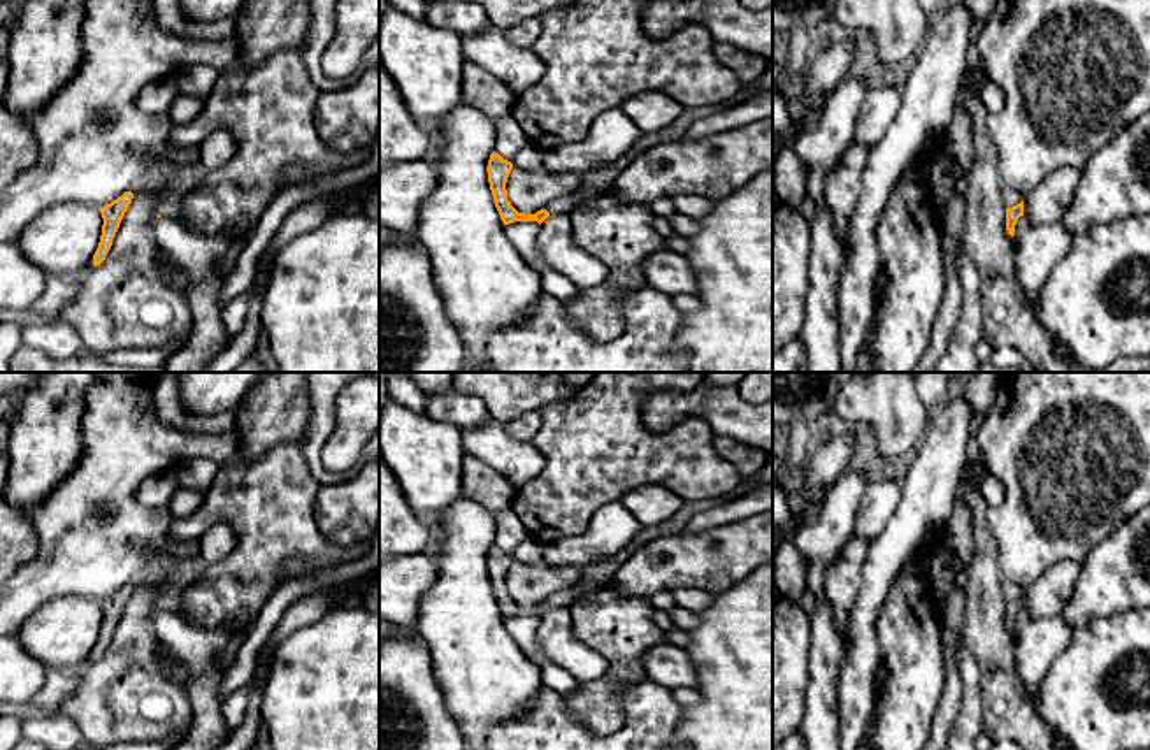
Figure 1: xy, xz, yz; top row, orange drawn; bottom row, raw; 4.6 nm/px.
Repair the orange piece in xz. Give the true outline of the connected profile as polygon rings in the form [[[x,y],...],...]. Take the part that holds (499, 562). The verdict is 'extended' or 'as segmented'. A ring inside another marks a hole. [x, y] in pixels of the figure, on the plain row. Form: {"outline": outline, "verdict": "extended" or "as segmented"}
{"outline": [[[495,544],[490,548],[488,560],[486,560],[488,576],[490,576],[495,601],[504,618],[514,615],[537,615],[541,618],[550,608],[571,608],[576,602],[578,597],[571,592],[571,588],[567,588],[548,597],[544,602],[537,604],[535,608],[518,606],[507,594],[506,576],[511,564],[513,564],[511,555],[504,553]]], "verdict": "extended"}

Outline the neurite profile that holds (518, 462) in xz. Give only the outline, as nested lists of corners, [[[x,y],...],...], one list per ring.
[[[497,420],[462,430],[462,443],[465,455],[479,458],[516,488],[527,485],[544,467],[543,453],[532,443],[514,439]]]

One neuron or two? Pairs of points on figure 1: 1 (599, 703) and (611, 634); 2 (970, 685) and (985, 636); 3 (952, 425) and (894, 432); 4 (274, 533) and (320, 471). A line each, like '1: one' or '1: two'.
1: one
2: two
3: two
4: two

